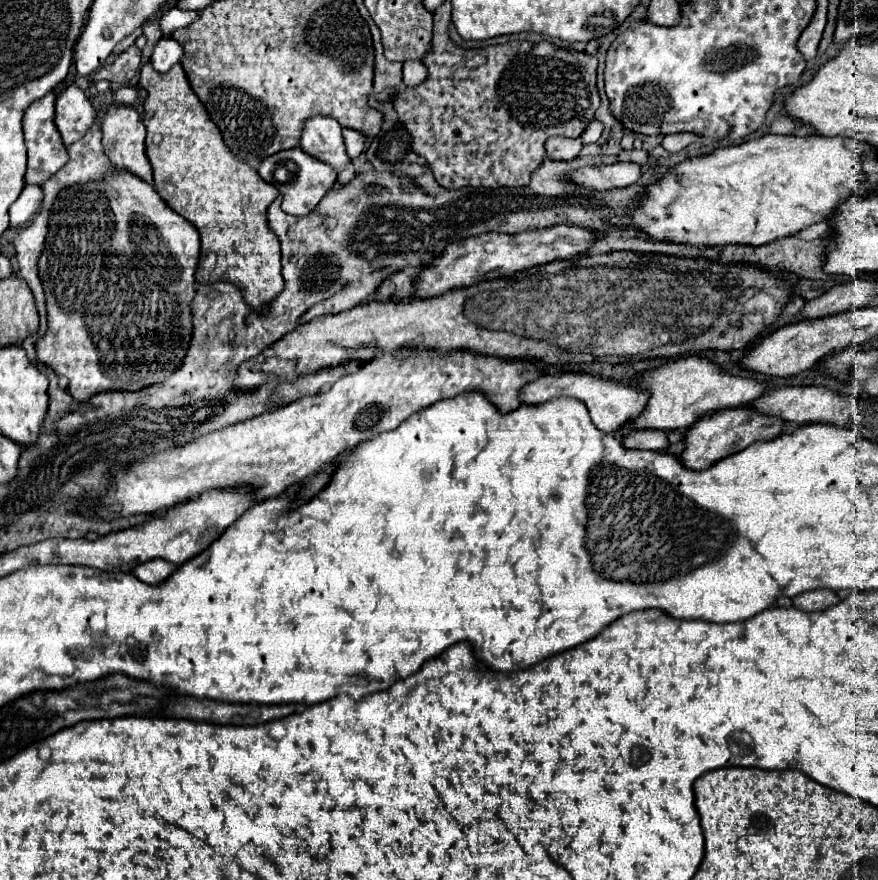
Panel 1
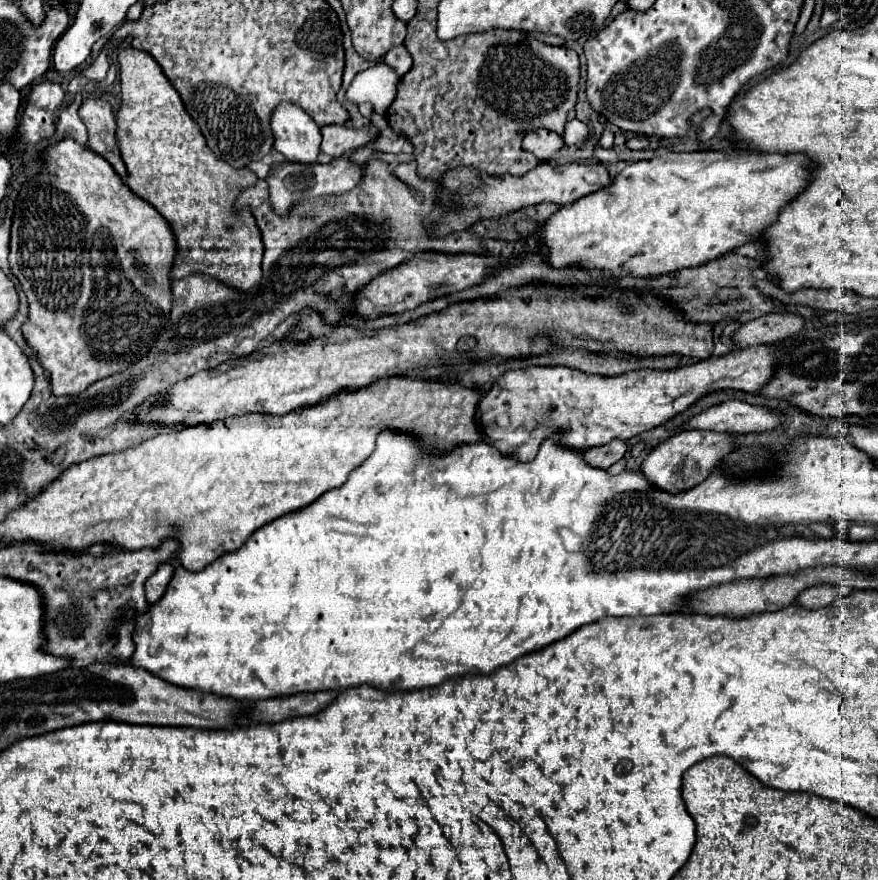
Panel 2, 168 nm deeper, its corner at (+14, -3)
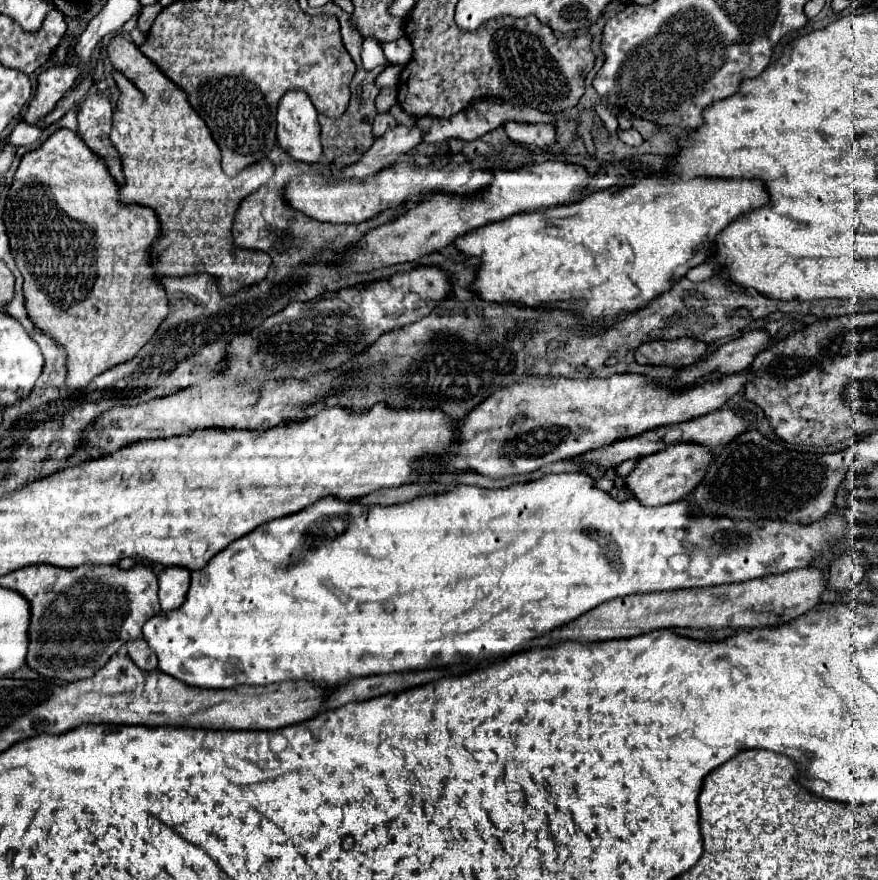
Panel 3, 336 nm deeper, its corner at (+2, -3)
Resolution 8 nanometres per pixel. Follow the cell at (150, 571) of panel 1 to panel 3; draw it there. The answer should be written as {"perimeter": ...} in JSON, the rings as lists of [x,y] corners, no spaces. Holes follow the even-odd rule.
{"perimeter":[[[164,567],[158,575],[160,579],[160,607],[162,611],[178,609],[190,585],[190,571],[186,567]]]}

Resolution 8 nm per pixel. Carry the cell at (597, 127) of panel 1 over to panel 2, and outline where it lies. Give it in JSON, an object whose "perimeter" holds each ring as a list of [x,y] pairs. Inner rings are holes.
{"perimeter":[[[572,119],[572,121],[566,123],[564,133],[562,133],[562,139],[564,139],[566,145],[582,143],[586,137],[588,137],[588,127],[586,127],[586,123],[582,123],[582,121],[578,121],[578,119]]]}

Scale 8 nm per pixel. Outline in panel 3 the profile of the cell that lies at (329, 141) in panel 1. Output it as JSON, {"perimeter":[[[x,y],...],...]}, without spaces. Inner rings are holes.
{"perimeter":[[[290,91],[280,99],[278,145],[296,161],[318,163],[322,157],[318,111],[304,91]]]}

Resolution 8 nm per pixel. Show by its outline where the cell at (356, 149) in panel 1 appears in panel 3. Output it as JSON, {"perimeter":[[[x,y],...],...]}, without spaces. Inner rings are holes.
{"perimeter":[[[386,113],[386,115],[376,115],[374,127],[372,127],[372,135],[378,139],[378,137],[382,137],[388,129],[392,129],[394,125],[398,125],[398,123],[394,123],[394,117],[392,117],[390,113]]]}

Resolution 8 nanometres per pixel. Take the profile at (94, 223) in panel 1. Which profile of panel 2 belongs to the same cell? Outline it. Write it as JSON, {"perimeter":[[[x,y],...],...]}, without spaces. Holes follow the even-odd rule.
{"perimeter":[[[62,139],[50,147],[46,147],[40,157],[42,161],[42,171],[22,183],[22,189],[18,197],[14,199],[14,215],[12,215],[12,227],[10,227],[10,269],[16,275],[16,279],[22,285],[22,291],[28,297],[28,321],[22,325],[22,333],[26,343],[38,351],[38,359],[44,367],[44,371],[50,377],[52,383],[52,393],[54,395],[78,395],[86,387],[90,387],[94,381],[122,373],[130,363],[138,361],[142,353],[150,349],[150,345],[156,341],[158,331],[166,325],[168,315],[170,315],[170,305],[172,305],[172,293],[170,293],[170,269],[172,269],[172,259],[174,259],[174,233],[166,219],[146,201],[142,201],[138,195],[134,195],[126,183],[114,173],[110,163],[100,157],[98,153],[78,145],[74,139]]]}

